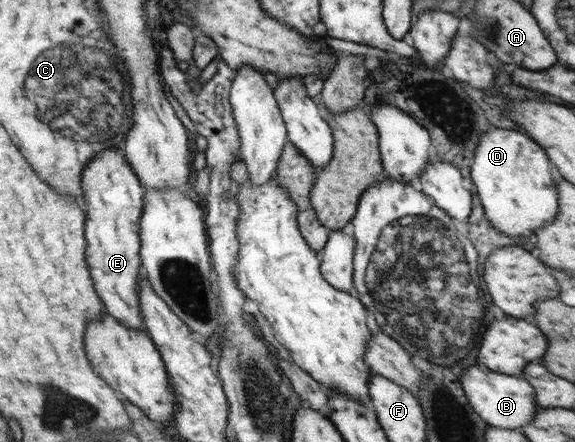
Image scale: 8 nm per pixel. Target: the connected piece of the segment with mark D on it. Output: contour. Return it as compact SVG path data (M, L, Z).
M493 127L483 133L476 143L470 174L492 227L508 237L529 238L555 219L558 183L549 172L549 163L546 151L523 131Z

